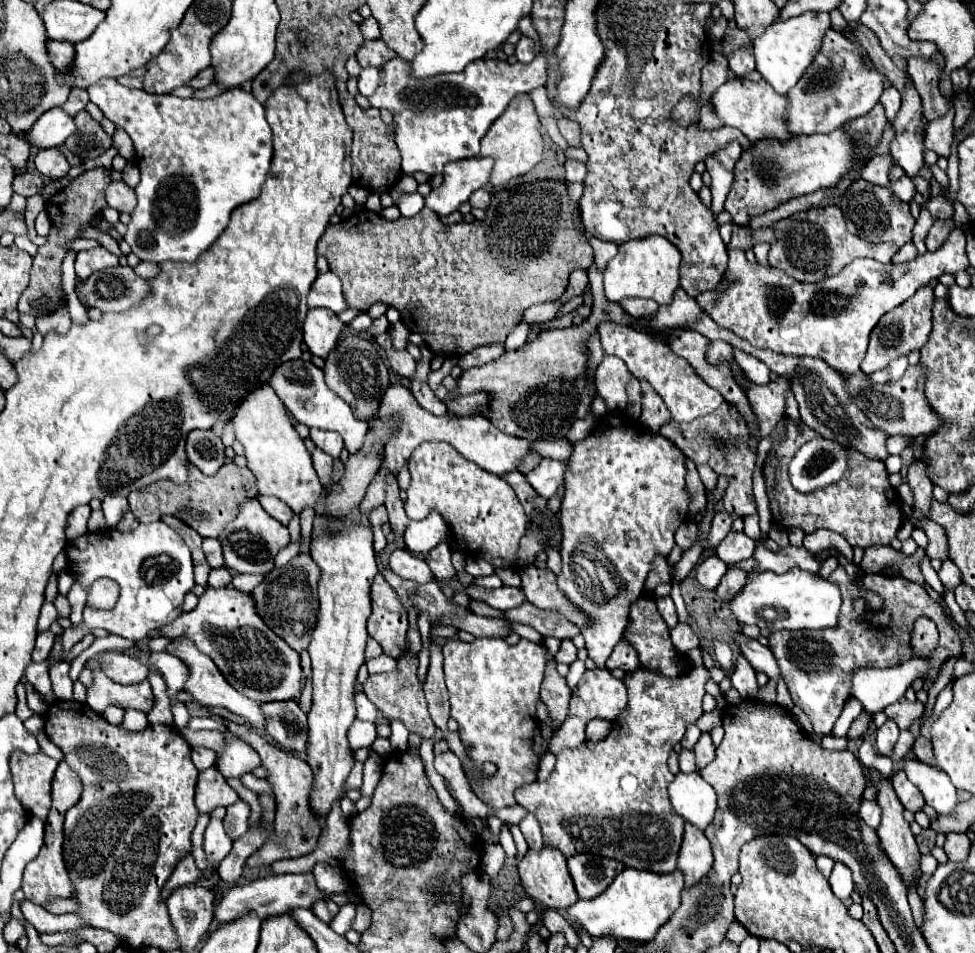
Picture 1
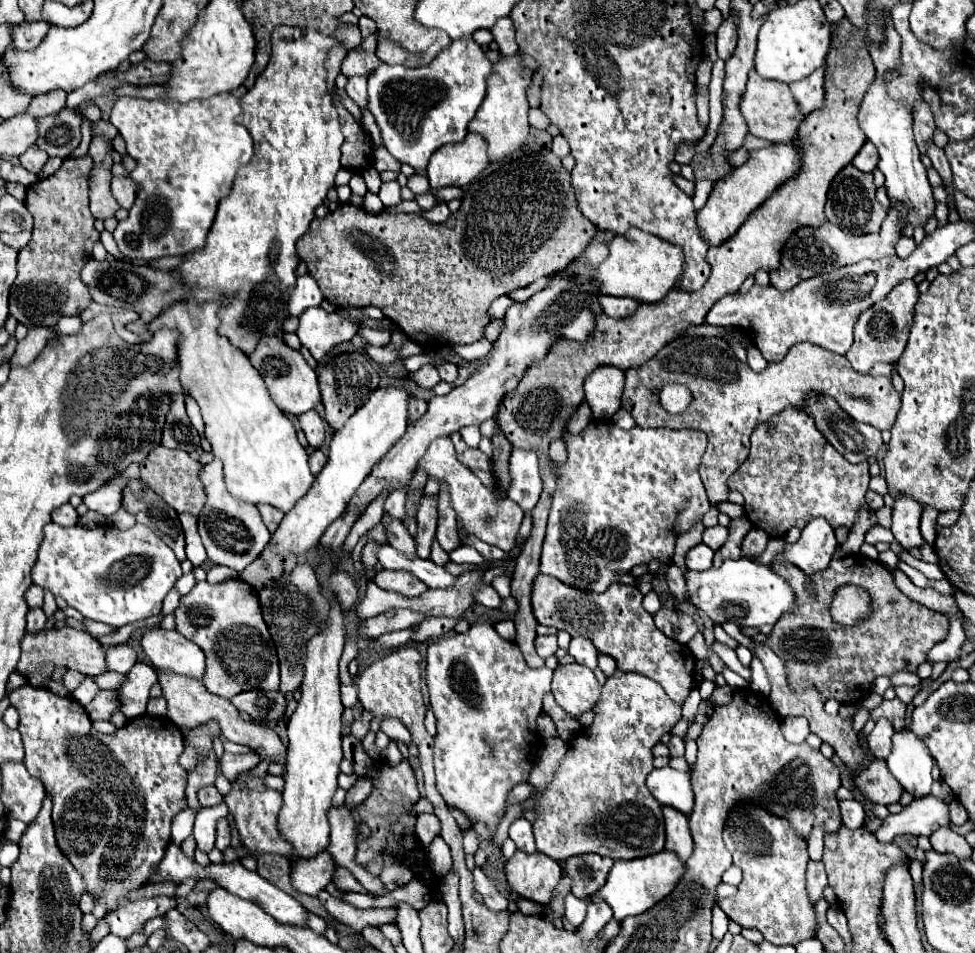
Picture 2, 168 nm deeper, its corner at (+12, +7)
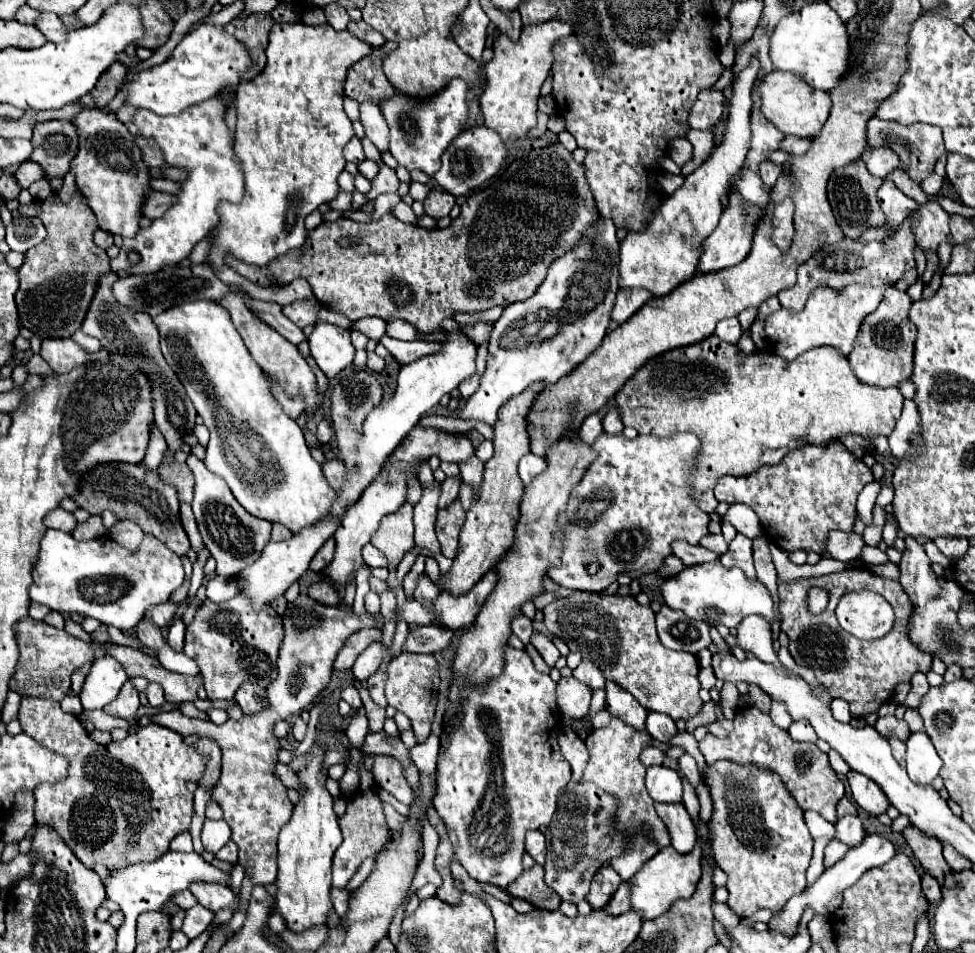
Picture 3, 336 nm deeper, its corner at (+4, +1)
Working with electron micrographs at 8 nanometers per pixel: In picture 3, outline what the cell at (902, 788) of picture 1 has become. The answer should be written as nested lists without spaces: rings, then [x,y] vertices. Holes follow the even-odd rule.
[[[848,771],[846,777],[848,777],[850,791],[852,791],[852,799],[856,801],[860,809],[864,809],[870,815],[886,813],[890,803],[886,801],[886,797],[882,797],[882,791],[872,779],[862,777],[860,773],[854,773],[854,771]]]

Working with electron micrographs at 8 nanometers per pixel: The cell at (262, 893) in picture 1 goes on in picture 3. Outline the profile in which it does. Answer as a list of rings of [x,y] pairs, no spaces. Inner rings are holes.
[[[356,789],[352,795],[344,795],[344,799],[346,799],[346,813],[338,817],[344,841],[334,853],[332,887],[346,887],[346,883],[358,871],[362,861],[366,857],[376,855],[378,849],[382,849],[386,845],[388,833],[390,833],[388,825],[386,825],[386,819],[384,819],[384,809],[382,809],[384,803],[382,803],[382,799],[378,795],[378,789],[370,789],[370,791]]]

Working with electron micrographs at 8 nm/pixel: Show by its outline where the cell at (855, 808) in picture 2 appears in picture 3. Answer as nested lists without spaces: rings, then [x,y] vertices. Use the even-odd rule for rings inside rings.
[[[846,815],[842,819],[838,819],[834,823],[836,827],[836,839],[842,841],[848,847],[856,847],[862,843],[864,839],[864,831],[862,831],[862,821],[858,815]]]

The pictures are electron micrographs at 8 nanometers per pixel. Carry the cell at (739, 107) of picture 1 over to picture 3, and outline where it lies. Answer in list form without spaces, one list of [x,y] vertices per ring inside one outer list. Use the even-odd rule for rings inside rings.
[[[772,71],[760,85],[762,95],[762,113],[768,121],[772,121],[782,133],[796,137],[816,137],[830,115],[830,95],[826,91],[810,89],[806,81],[800,77],[792,77],[792,73]]]

